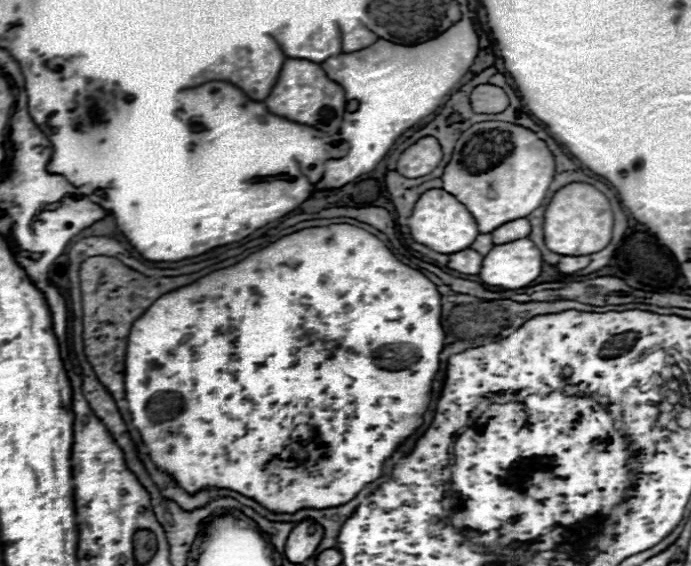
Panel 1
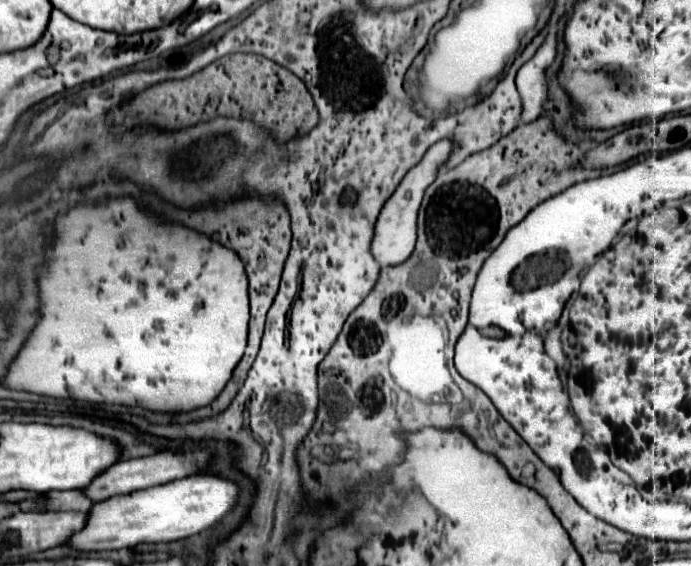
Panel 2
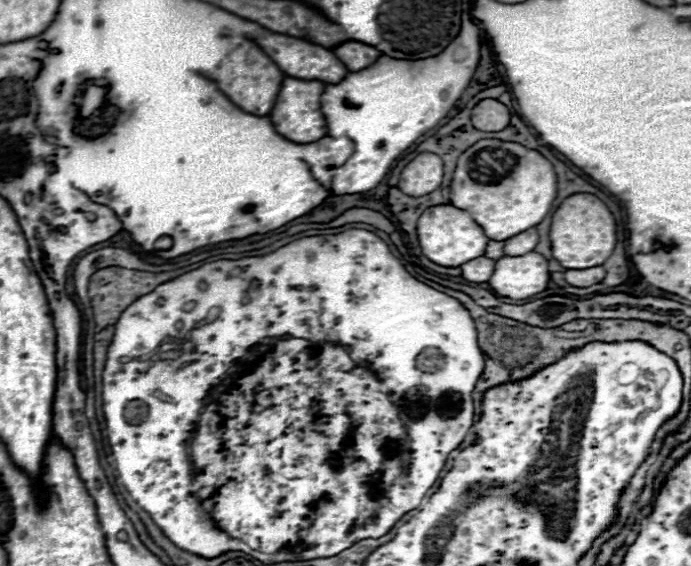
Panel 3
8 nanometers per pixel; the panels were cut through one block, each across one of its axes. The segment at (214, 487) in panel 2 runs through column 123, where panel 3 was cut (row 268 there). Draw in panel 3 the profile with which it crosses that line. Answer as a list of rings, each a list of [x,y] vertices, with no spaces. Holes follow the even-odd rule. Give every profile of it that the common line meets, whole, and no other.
[[[528,252],[528,256],[502,256],[494,264],[494,274],[488,280],[494,294],[512,300],[528,300],[544,292],[548,282],[548,260],[536,252]]]

